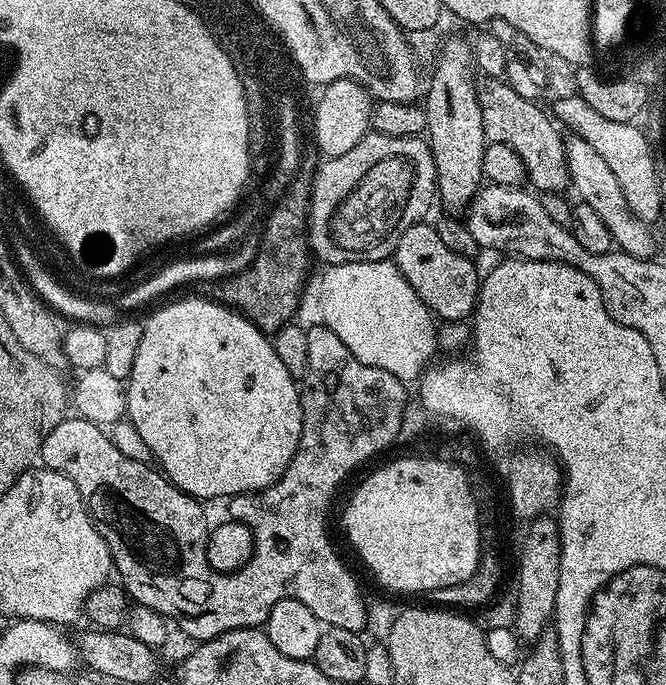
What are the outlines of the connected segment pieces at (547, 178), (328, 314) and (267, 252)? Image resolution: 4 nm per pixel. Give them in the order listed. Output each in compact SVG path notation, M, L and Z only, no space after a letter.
M492 78L481 83L478 91L482 106L482 126L484 138L488 144L505 144L522 158L526 180L533 189L545 192L563 193L570 184L568 155L564 149L565 137L560 136L561 129L554 123L553 117L543 112L537 101L522 98L503 79Z
M346 262L329 265L324 271L320 284L323 324L342 338L358 362L378 366L405 382L419 381L429 367L428 359L438 352L438 324L395 262Z
M302 176L296 194L284 193L284 204L276 208L280 222L268 224L268 241L258 245L250 271L237 272L223 286L218 280L201 283L199 295L205 300L231 306L265 334L274 334L282 326L293 323L295 316L292 315L300 308L300 295L308 280L308 267L314 264L308 246L308 224L302 224L302 214L310 214L311 201L312 180Z

